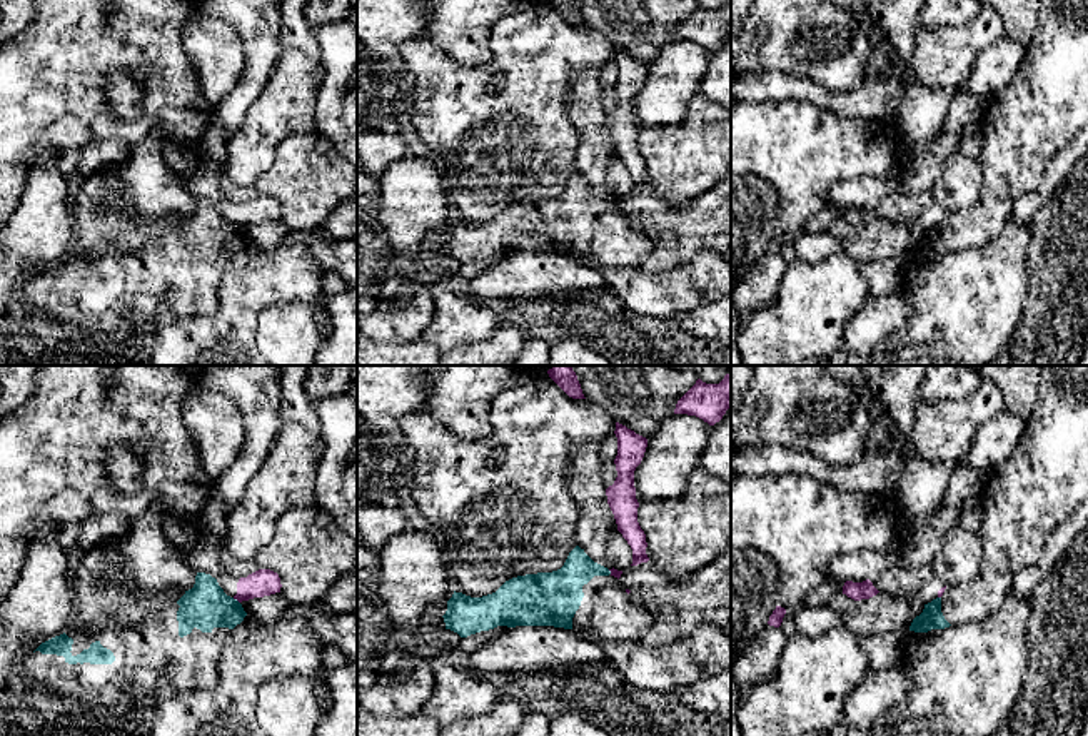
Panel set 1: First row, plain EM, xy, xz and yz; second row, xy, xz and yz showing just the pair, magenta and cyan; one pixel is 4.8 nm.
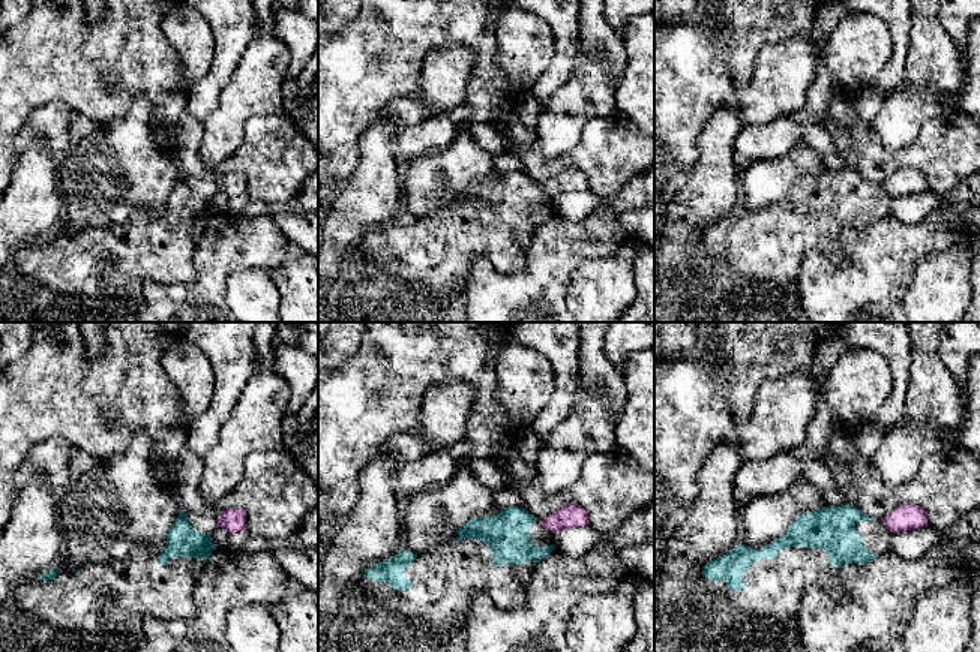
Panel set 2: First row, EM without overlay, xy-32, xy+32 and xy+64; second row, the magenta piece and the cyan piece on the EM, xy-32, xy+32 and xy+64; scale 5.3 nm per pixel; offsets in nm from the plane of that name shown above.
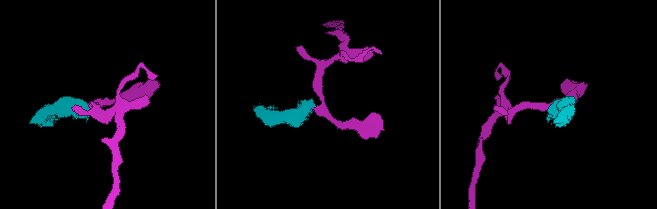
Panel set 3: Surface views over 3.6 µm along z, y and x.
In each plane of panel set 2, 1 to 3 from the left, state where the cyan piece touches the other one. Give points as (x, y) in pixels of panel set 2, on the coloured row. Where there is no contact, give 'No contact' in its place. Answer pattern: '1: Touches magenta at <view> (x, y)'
1: No contact
2: No contact
3: No contact

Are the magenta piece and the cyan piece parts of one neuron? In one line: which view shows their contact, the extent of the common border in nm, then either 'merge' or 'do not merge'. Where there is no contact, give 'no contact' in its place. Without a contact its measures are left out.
xy | 50 nm | do not merge

